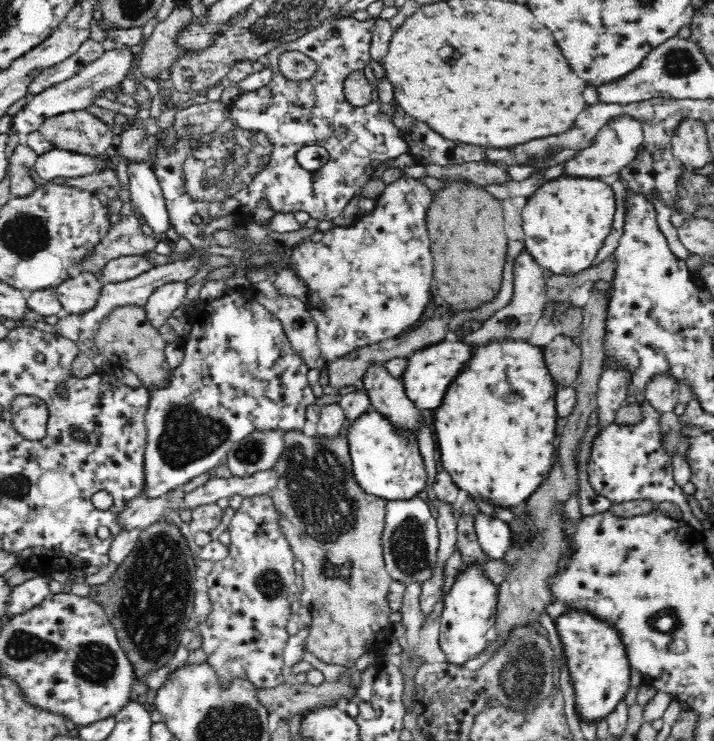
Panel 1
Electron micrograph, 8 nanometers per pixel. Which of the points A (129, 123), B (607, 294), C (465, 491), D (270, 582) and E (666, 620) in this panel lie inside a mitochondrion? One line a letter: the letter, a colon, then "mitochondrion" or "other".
A: other
B: other
C: other
D: mitochondrion
E: mitochondrion

